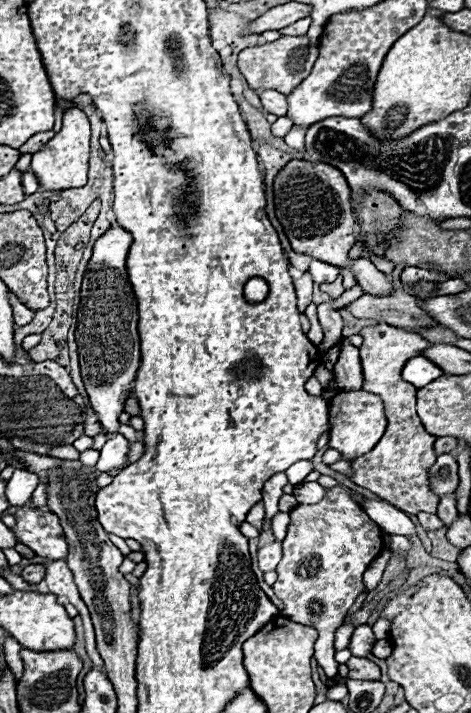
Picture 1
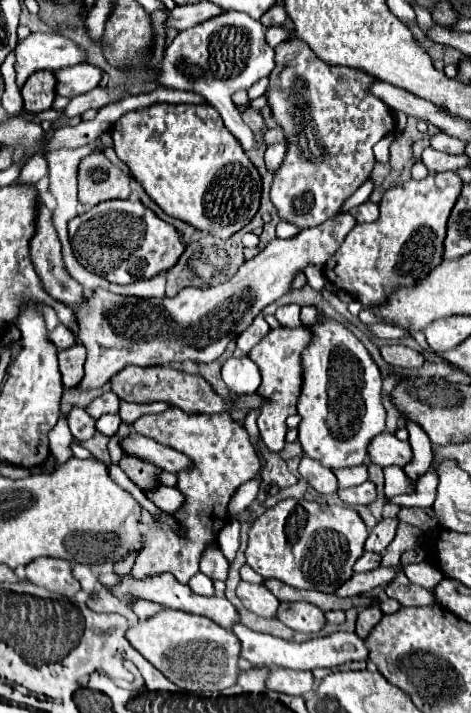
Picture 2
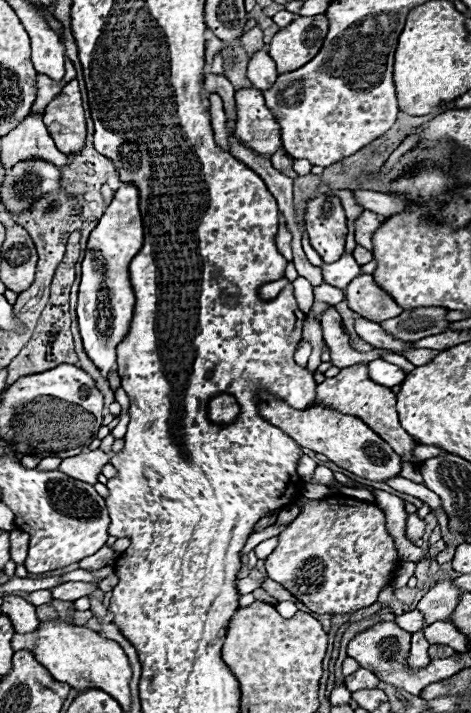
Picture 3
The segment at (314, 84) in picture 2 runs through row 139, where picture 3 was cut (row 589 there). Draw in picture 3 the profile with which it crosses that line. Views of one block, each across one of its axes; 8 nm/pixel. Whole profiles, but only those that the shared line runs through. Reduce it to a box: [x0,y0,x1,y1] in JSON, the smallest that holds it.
[264,494,402,614]

